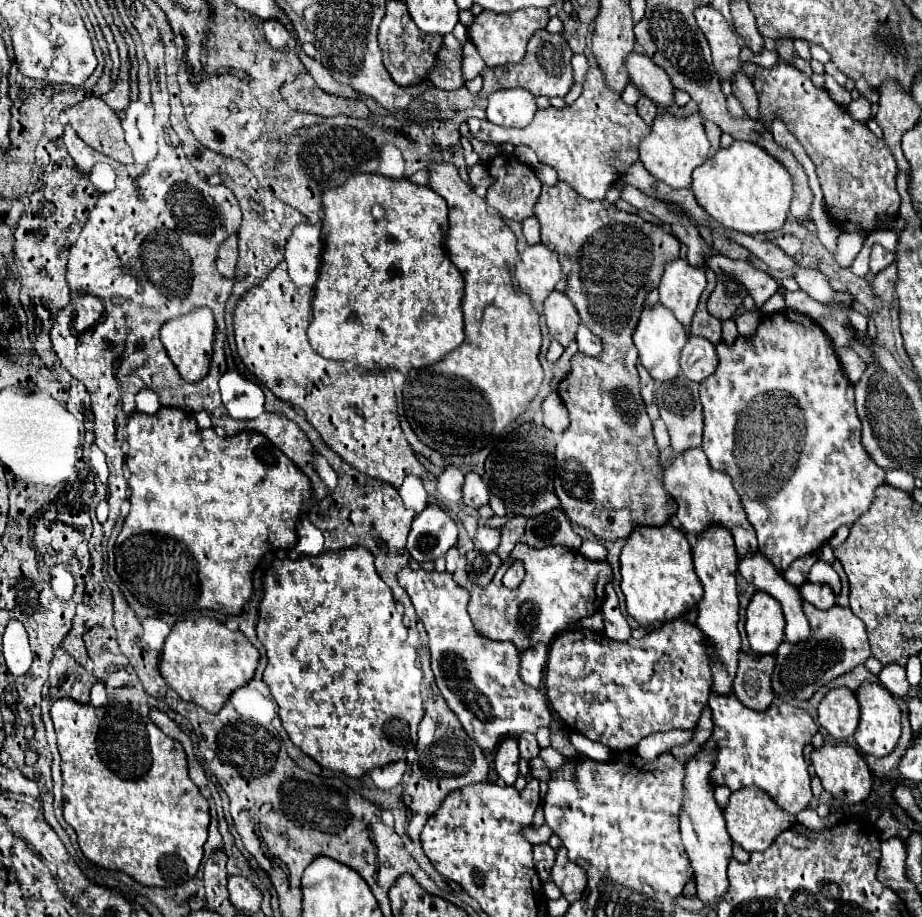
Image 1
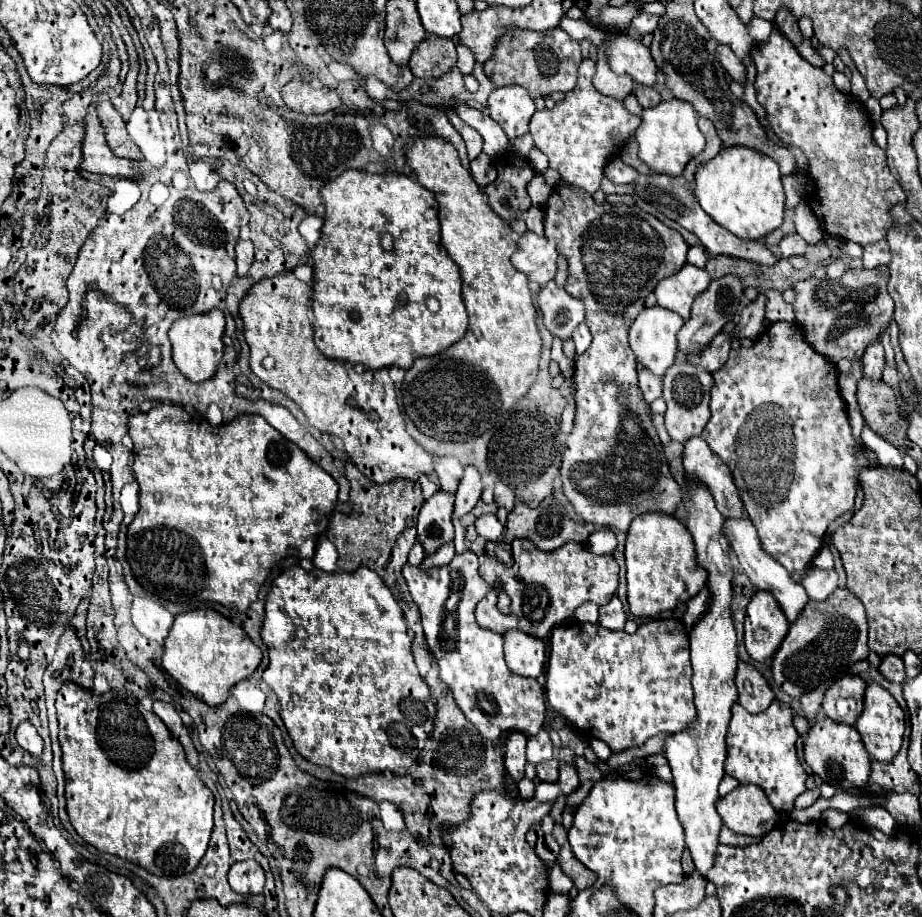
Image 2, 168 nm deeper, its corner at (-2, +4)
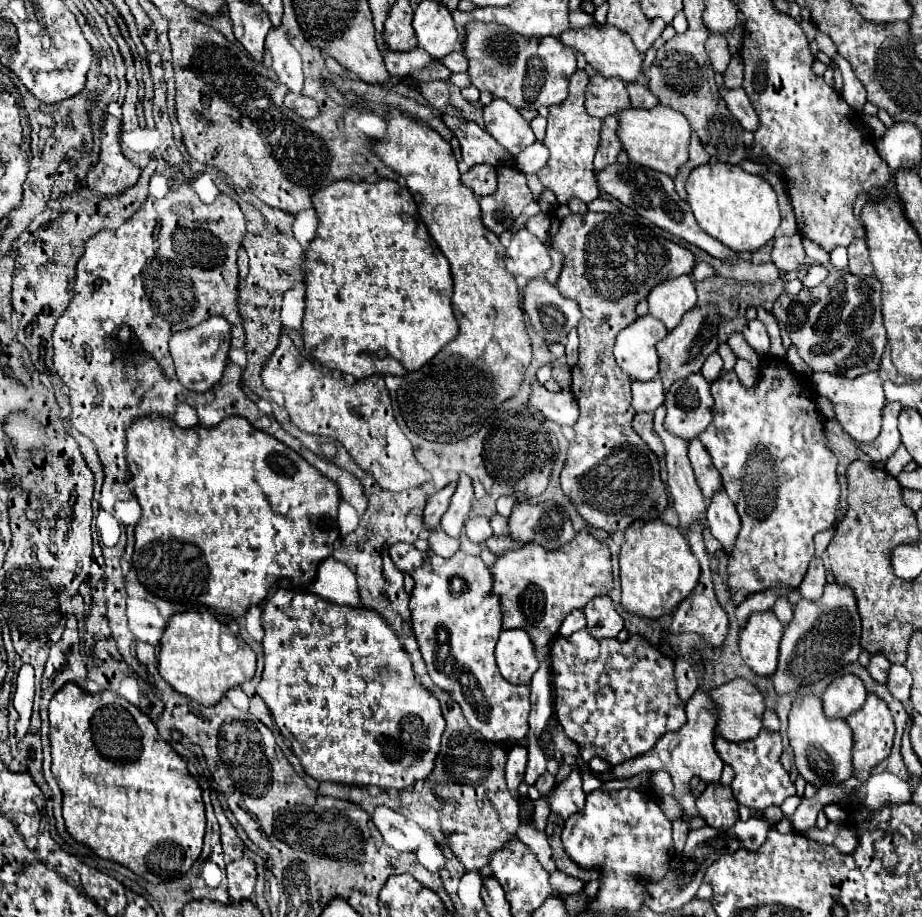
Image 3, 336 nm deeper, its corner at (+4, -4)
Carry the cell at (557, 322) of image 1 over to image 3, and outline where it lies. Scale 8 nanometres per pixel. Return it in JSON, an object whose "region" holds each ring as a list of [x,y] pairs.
{"region":[[[533,279],[523,291],[523,311],[533,329],[549,343],[563,343],[581,319],[579,305],[565,299],[547,279]]]}

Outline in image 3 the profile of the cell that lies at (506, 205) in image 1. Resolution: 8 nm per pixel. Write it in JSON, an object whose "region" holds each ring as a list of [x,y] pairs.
{"region":[[[503,165],[497,169],[499,175],[499,187],[493,195],[481,197],[481,219],[487,229],[491,229],[495,235],[501,235],[503,231],[509,231],[513,221],[521,215],[523,207],[533,201],[533,195],[527,187],[525,175],[511,167]]]}

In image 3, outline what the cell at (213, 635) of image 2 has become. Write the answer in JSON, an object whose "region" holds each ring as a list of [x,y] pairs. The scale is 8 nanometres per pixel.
{"region":[[[185,611],[175,613],[161,637],[159,649],[159,673],[161,677],[181,695],[197,701],[199,705],[211,707],[235,685],[251,681],[255,675],[255,651],[239,641],[239,649],[233,655],[225,655],[219,647],[221,623],[207,611]]]}

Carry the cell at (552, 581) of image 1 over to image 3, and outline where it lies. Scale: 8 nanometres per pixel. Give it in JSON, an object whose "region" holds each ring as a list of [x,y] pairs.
{"region":[[[579,531],[571,543],[565,543],[561,549],[545,551],[537,543],[523,545],[521,549],[507,551],[497,557],[493,565],[493,595],[501,597],[501,619],[503,629],[525,629],[537,651],[549,653],[549,645],[557,637],[557,631],[563,619],[573,609],[583,609],[593,595],[609,595],[613,589],[613,571],[611,571],[611,555],[609,547],[597,541],[587,531]]]}

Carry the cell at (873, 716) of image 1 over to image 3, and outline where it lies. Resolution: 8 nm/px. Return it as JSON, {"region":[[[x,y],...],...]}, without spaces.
{"region":[[[867,693],[865,705],[847,719],[853,729],[853,767],[857,773],[869,773],[877,763],[889,757],[895,737],[895,723],[887,703],[875,693]]]}

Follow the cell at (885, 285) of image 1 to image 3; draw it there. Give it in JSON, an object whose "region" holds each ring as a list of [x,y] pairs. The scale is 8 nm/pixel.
{"region":[[[833,269],[827,275],[827,279],[813,289],[803,287],[797,295],[783,293],[773,305],[773,315],[787,325],[793,345],[797,347],[801,359],[813,371],[827,371],[855,379],[857,375],[875,371],[879,367],[883,349],[887,345],[887,337],[881,315],[881,283],[875,277],[859,277],[841,269]]]}

